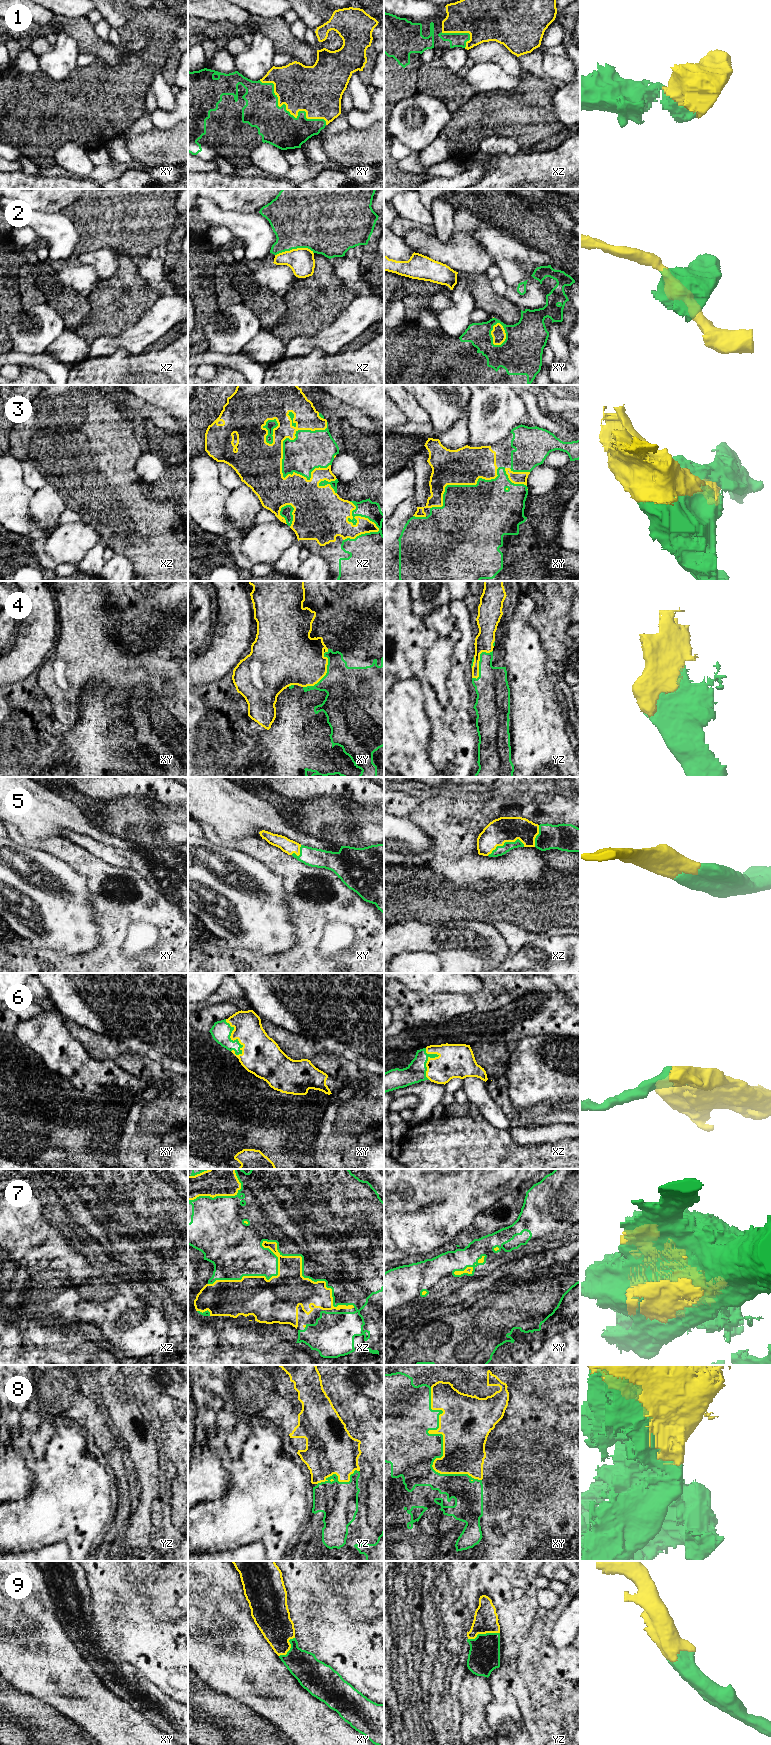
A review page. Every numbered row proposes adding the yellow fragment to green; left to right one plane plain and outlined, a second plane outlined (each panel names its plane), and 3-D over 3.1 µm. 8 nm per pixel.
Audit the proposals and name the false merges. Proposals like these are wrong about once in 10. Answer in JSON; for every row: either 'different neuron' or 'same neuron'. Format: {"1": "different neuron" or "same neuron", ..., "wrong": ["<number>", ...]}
{"1": "same neuron", "2": "different neuron", "3": "same neuron", "4": "same neuron", "5": "same neuron", "6": "same neuron", "7": "same neuron", "8": "same neuron", "9": "same neuron", "wrong": ["2"]}

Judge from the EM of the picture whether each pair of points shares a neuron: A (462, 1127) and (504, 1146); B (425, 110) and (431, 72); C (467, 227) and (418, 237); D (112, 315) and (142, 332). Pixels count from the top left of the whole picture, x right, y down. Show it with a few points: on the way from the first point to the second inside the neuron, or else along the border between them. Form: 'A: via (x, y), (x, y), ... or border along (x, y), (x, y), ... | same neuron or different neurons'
A: via (472, 1137), (481, 1146), (494, 1146) | same neuron
B: border along (417, 92), (437, 97), (447, 108) | different neurons
C: border along (452, 234), (467, 234), (469, 236) | different neurons
D: border along (148, 310), (133, 325), (116, 335), (109, 335) | different neurons

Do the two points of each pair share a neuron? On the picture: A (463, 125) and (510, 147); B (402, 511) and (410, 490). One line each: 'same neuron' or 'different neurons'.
A: different neurons
B: different neurons

